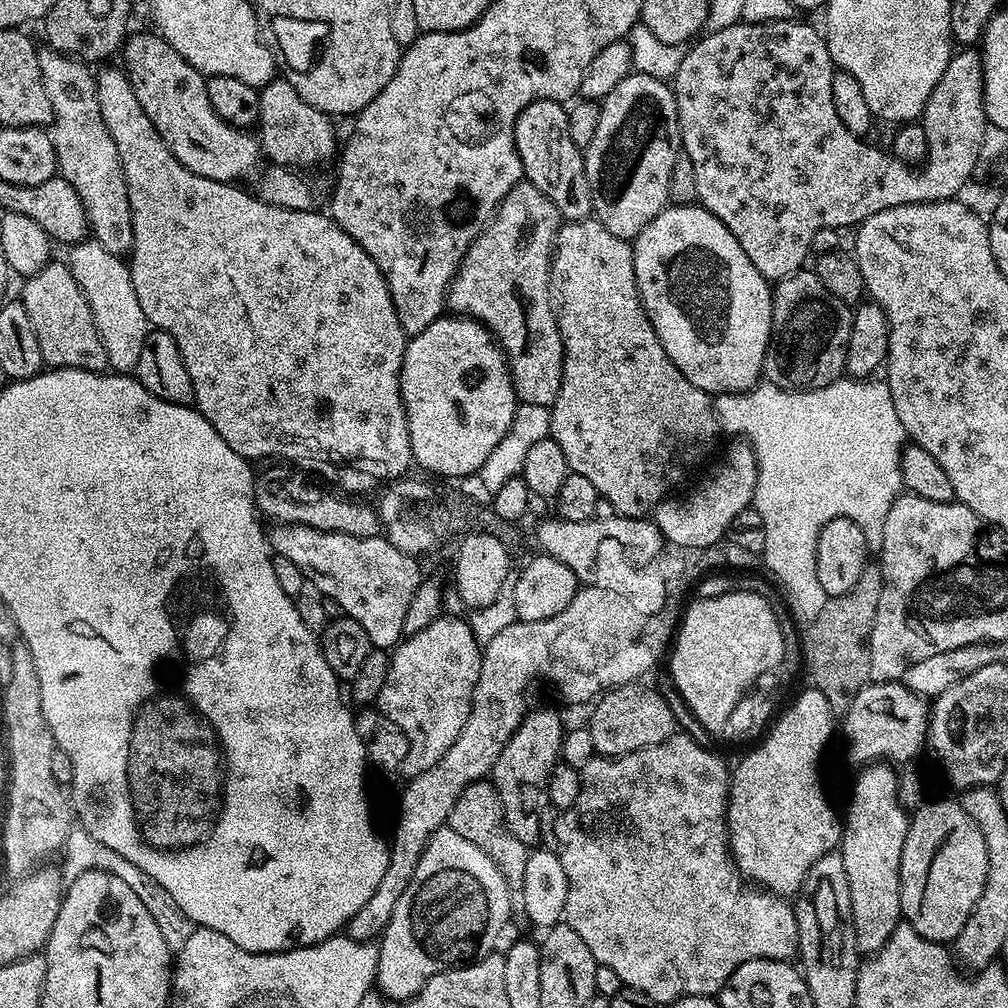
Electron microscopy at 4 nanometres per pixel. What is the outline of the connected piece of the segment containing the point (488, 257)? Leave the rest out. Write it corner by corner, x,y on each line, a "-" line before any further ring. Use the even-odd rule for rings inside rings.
521,182
515,184
510,190
510,194
506,194
506,198
496,209
492,215
492,221
478,234
478,238
474,238
474,242
466,250
466,254
462,258
462,262
458,266
456,276
452,279
452,285
448,288
447,307
453,313
459,314
464,318
471,318
480,321
489,332
492,333
495,341
500,346
500,351
508,360
508,369
512,371
512,385
516,391
516,399
521,404
533,404
534,406
546,406
551,409
552,404
558,398
558,390
562,386
562,366
564,365
564,343
562,342
562,334
556,325
556,314
552,303
552,293
550,291
550,273
552,270
552,250
556,242
556,235
560,233
560,225
562,217
559,210
554,206
554,202
550,202
550,198
546,194
542,194
542,190
538,190
538,186

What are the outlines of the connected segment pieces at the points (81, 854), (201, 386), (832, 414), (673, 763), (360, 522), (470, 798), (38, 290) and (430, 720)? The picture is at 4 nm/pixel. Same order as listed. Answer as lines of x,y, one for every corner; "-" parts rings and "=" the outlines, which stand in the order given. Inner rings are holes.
69,827
64,839
63,856
62,876
65,881
78,878
78,874
90,870
109,872
114,874
114,878
122,878
122,882
126,882
126,886
130,886
130,890
134,890
134,894
138,894
142,906
146,906
146,910
150,910
150,918
154,918
154,922
158,922
158,931
162,933
162,938
166,938
166,946
169,950
175,954
182,950
182,946
186,946
186,941
189,940
194,925
190,917
182,910
182,906
178,906
178,902
174,902
174,898
170,898
170,894
166,894
166,890
162,890
162,886
158,886
158,882
154,882
154,878
150,878
150,874
138,870
138,866
134,866
134,862
126,862
126,858
122,858
122,854
118,854
116,850
110,850
110,846
98,842
98,838
94,838
87,827
=
123,67
104,68
101,72
97,71
95,73
95,78
98,106
102,110
102,122
106,122
106,130
110,130
110,138
114,138
114,146
118,146
118,158
122,162
122,170
126,178
126,190
130,198
130,214
132,215
132,225
134,226
130,267
134,291
138,293
138,303
142,306
149,325
153,329
170,334
170,338
174,338
174,342
178,346
178,354
182,354
182,362
186,362
186,374
190,374
190,382
194,386
194,407
196,411
206,418
206,422
210,422
210,426
214,426
214,430
218,430
222,442
226,442
226,446
230,446
230,450
234,450
248,462
260,460
263,456
281,456
284,460
325,460
328,464
336,462
338,464
345,463
345,465
351,460
359,460
362,462
361,467
371,469
375,474
380,473
380,482
389,482
403,477
409,471
407,468
413,467
414,464
412,447
410,446
410,430
406,422
406,410
404,409
402,394
400,393
400,371
404,361
406,337
402,326
398,322
398,314
394,310
394,302
390,298
390,290
386,286
386,278
382,274
382,270
378,270
374,258
370,258
370,254
366,254
366,250
362,250
362,246
358,246
358,242
354,242
354,238
350,238
350,234
346,234
346,230
338,227
331,215
324,213
323,216
320,210
303,212
302,210
286,210
282,206
270,206
258,199
251,191
243,192
240,189
243,187
237,186
235,183
223,184
217,180
202,178
198,174
194,174
186,166
182,166
182,162
178,162
178,158
174,158
174,154
170,154
166,142
162,142
158,130
154,130
154,122
150,122
150,118
146,118
146,110
142,110
142,102
138,102
138,94
134,94
134,86
128,81
127,71
=
841,378
808,392
787,392
760,382
747,392
719,393
714,407
717,425
732,438
743,438
754,450
758,462
754,507
762,514
762,526
766,526
762,559
784,587
791,619
797,625
807,626
818,618
829,598
826,590
822,590
822,582
818,582
816,569
816,547
822,526
834,518
850,518
862,526
869,553
879,553
882,546
886,514
890,514
890,506
904,488
900,453
906,447
906,437
902,422
898,422
898,410
894,410
894,398
890,398
888,385
880,378
=
677,734
666,742
631,752
625,756
595,755
580,769
580,793
578,802
563,813
564,816
564,849
558,855
562,870
566,870
568,893
563,919
572,927
574,934
590,946
597,965
610,966
618,973
621,985
646,994
657,1006
671,1006
683,996
715,997
724,984
734,974
742,962
751,960
786,960
791,961
800,947
796,909
783,896
777,896
759,886
745,881
736,870
736,862
728,847
728,797
730,795
730,768
716,752
703,748
696,740
=
268,468
256,476
256,507
265,517
273,516
276,524
301,524
314,530
341,532
354,538
370,538
382,532
380,517
372,504
359,504
344,496
335,496
316,484
307,484
300,476
291,476
282,469
=
485,778
478,782
470,782
470,786
466,786
466,790
462,790
462,794
458,794
458,802
454,802
454,810
450,810
448,815
447,827
452,828
454,834
462,834
462,838
474,842
474,846
478,846
478,850
482,850
488,855
498,866
502,878
506,878
508,887
513,893
518,894
522,890
522,874
526,874
526,858
530,848
529,845
518,842
518,838
514,838
514,834
510,834
510,830
506,827
502,798
491,779
=
53,259
42,266
38,274
27,277
23,284
18,299
26,306
26,314
30,314
30,326
34,326
38,350
42,350
45,365
105,371
108,368
106,346
102,346
102,338
98,338
90,302
86,302
86,294
78,286
67,263
63,259
=
442,614
426,630
401,639
391,653
386,674
386,686
378,701
379,711
402,734
406,734
408,749
400,772
411,778
430,770
454,746
466,718
470,718
470,706
474,690
478,686
478,674
482,670
482,645
472,633
467,619

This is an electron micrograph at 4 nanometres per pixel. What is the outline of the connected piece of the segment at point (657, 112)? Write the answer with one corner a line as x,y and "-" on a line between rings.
637,71
622,78
600,104
594,138
583,154
595,219
610,234
635,241
636,235
669,207
670,170
682,154
680,119
671,87

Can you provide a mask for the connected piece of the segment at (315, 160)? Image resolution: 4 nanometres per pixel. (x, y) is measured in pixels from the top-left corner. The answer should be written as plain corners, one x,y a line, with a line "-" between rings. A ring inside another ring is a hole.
283,78
271,80
265,88
259,89
259,93
260,118
258,129
260,128
260,132
258,131
258,143
263,155
271,163
281,164
283,168
293,170
308,170
304,168
312,168
315,164
324,164
332,155
332,159
337,155
338,143
335,138
335,128
332,125
333,117
314,106
310,106
310,102
306,102
306,98
302,98
298,94
298,90
294,90
294,86
290,86
288,80

